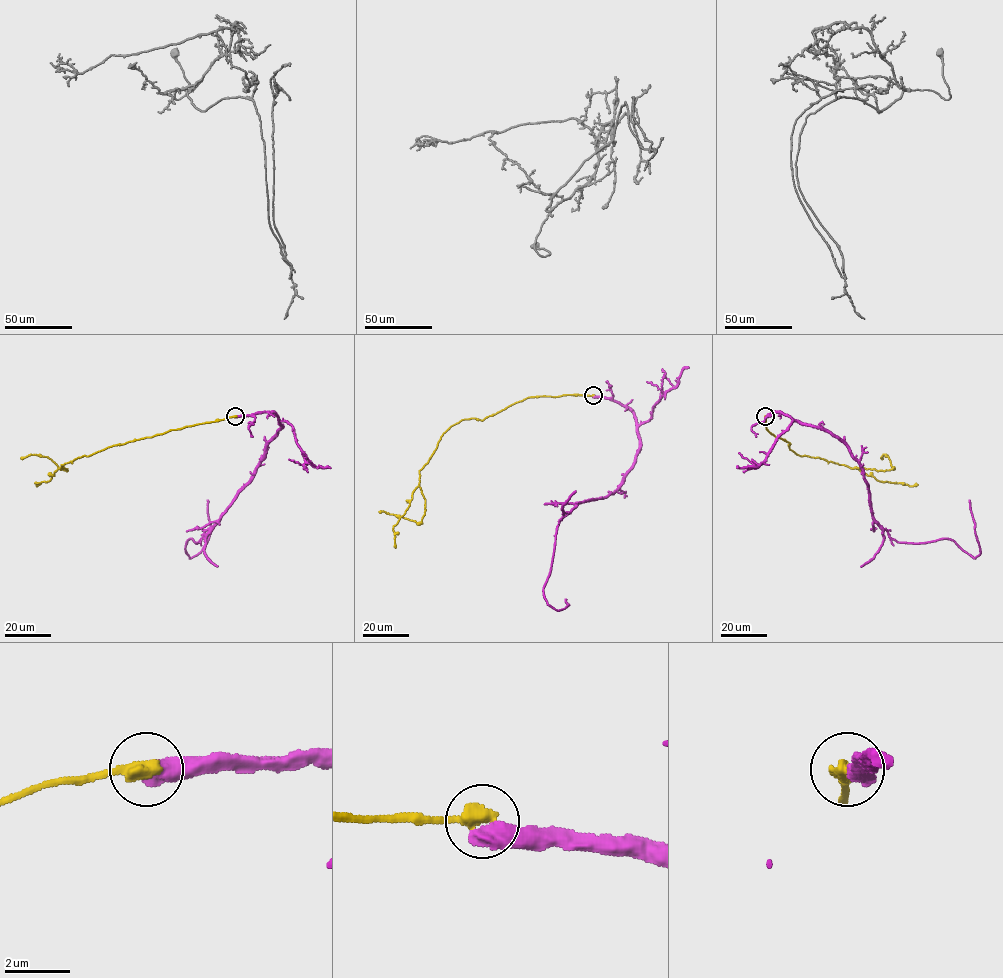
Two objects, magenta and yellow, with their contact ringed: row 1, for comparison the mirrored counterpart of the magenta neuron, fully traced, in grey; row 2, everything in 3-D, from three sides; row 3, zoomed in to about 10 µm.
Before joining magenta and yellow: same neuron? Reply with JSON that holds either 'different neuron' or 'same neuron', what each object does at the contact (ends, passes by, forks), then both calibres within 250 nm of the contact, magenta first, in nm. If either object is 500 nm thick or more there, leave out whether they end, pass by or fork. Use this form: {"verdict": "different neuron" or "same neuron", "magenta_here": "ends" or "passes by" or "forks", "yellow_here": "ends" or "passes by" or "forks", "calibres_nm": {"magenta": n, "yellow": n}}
{"verdict": "different neuron", "calibres_nm": {"magenta": 650, "yellow": 460}}

